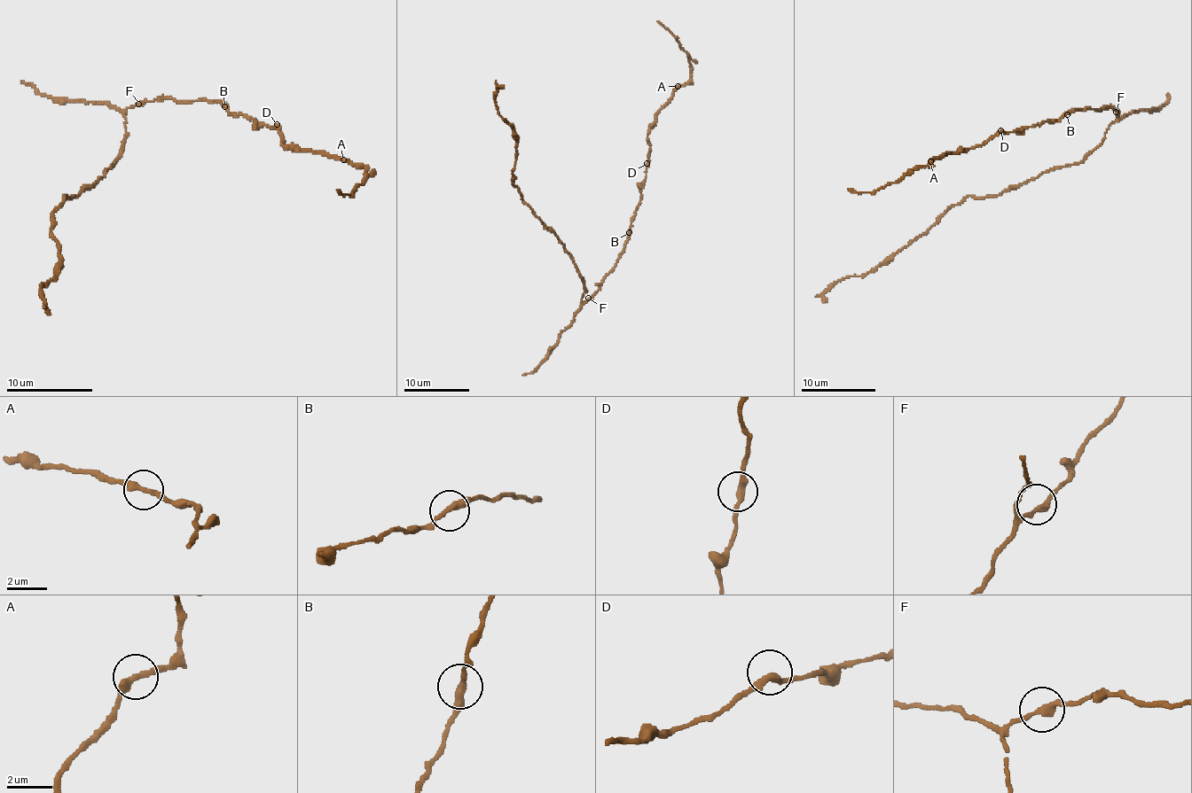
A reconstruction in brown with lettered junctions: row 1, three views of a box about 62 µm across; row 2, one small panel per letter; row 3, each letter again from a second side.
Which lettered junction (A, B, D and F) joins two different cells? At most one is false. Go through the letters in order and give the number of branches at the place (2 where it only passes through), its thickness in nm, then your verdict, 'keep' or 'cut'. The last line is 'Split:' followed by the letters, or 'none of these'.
A: 2 | 320 nm | keep
B: 2 | 280 nm | keep
D: 2 | 280 nm | keep
F: 2 | 280 nm | keep
Split: none of these

